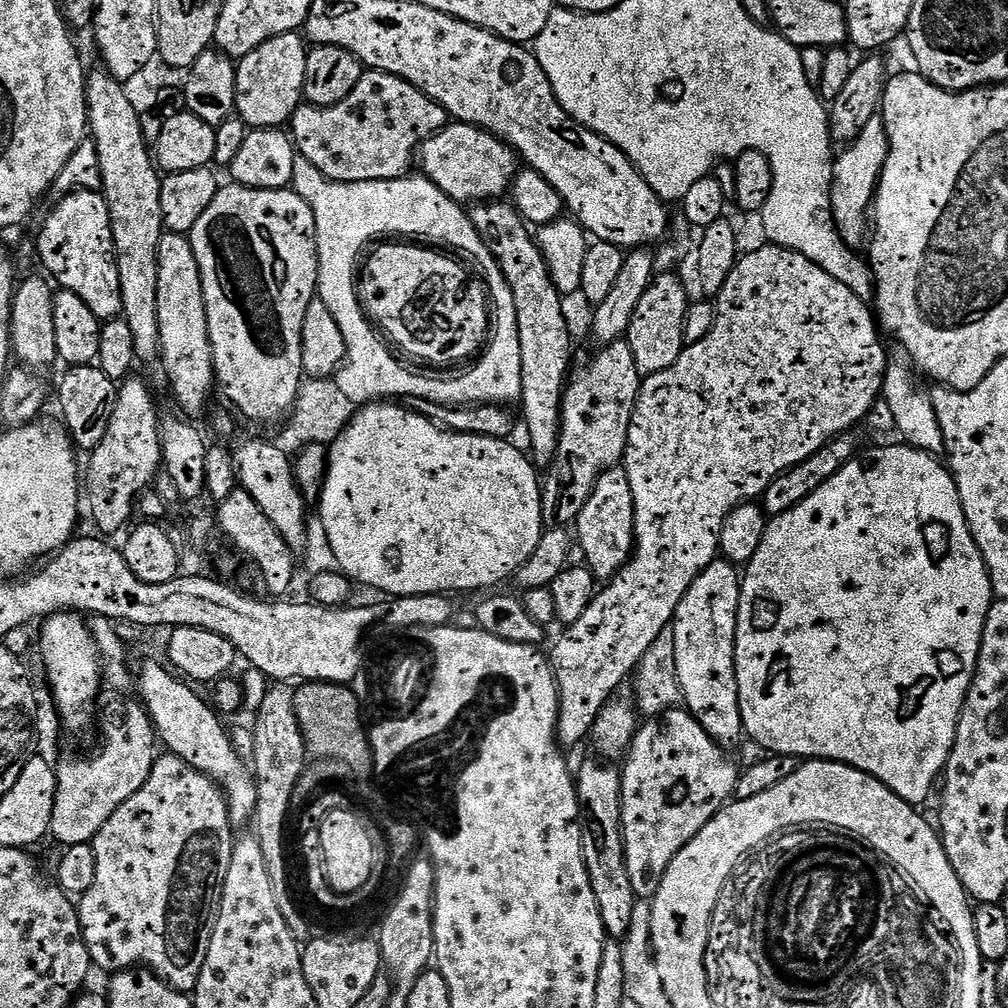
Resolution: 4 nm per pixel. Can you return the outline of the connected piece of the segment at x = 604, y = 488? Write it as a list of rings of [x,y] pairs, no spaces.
[[[622,466],[608,468],[598,478],[582,514],[574,521],[574,540],[584,551],[583,563],[595,579],[607,582],[622,571],[632,550],[636,547],[636,523],[634,522],[634,494],[630,490],[630,478]]]

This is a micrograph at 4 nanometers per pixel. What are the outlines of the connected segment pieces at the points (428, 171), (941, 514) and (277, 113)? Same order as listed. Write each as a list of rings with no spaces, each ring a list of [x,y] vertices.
[[[449,122],[418,149],[418,168],[434,186],[457,202],[495,201],[511,189],[518,171],[518,157],[507,144],[473,124]]]
[[[907,442],[899,443],[888,444],[885,448],[872,448],[869,452],[861,451],[853,456],[847,464],[844,464],[842,470],[838,470],[829,480],[822,482],[822,486],[818,486],[818,490],[809,494],[801,504],[786,510],[780,516],[769,519],[768,529],[764,531],[764,537],[762,538],[762,546],[758,546],[758,554],[754,554],[754,558],[750,558],[750,562],[742,572],[738,626],[736,627],[736,677],[738,678],[738,698],[742,710],[744,732],[754,743],[761,744],[765,748],[763,750],[765,753],[777,756],[795,756],[808,760],[837,760],[839,764],[851,764],[853,768],[862,770],[866,774],[881,780],[888,789],[902,797],[907,804],[920,806],[920,803],[931,794],[932,787],[935,784],[937,787],[944,767],[948,765],[948,759],[952,753],[954,738],[958,730],[958,718],[962,714],[966,694],[970,690],[972,679],[976,673],[976,663],[980,657],[980,647],[982,646],[982,634],[986,626],[988,610],[994,603],[994,593],[992,591],[992,579],[988,577],[988,567],[974,542],[970,526],[966,522],[966,514],[962,510],[956,479],[952,477],[951,471],[937,457],[922,451],[921,448],[913,448]]]
[[[299,31],[287,32],[262,42],[250,54],[239,57],[236,66],[236,111],[249,129],[287,125],[304,100],[306,58],[310,48]]]

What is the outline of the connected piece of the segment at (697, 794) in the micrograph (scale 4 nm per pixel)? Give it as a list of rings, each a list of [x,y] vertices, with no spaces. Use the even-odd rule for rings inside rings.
[[[687,710],[662,712],[655,718],[648,718],[636,729],[632,747],[626,753],[622,764],[622,822],[624,827],[624,853],[626,870],[630,870],[630,886],[641,900],[651,901],[662,886],[662,878],[681,850],[688,845],[690,838],[710,822],[725,804],[733,799],[736,780],[741,769],[727,756],[725,749],[716,743]]]

